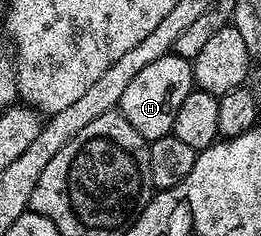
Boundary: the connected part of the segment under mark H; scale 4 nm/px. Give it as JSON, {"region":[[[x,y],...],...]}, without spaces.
{"region":[[[174,53],[157,57],[157,61],[145,65],[145,69],[141,69],[141,73],[129,81],[117,110],[125,117],[125,121],[129,121],[129,125],[133,125],[133,129],[137,129],[137,133],[141,133],[143,139],[160,139],[174,132],[177,109],[181,109],[185,97],[189,97],[194,87],[192,60],[182,59]]]}

